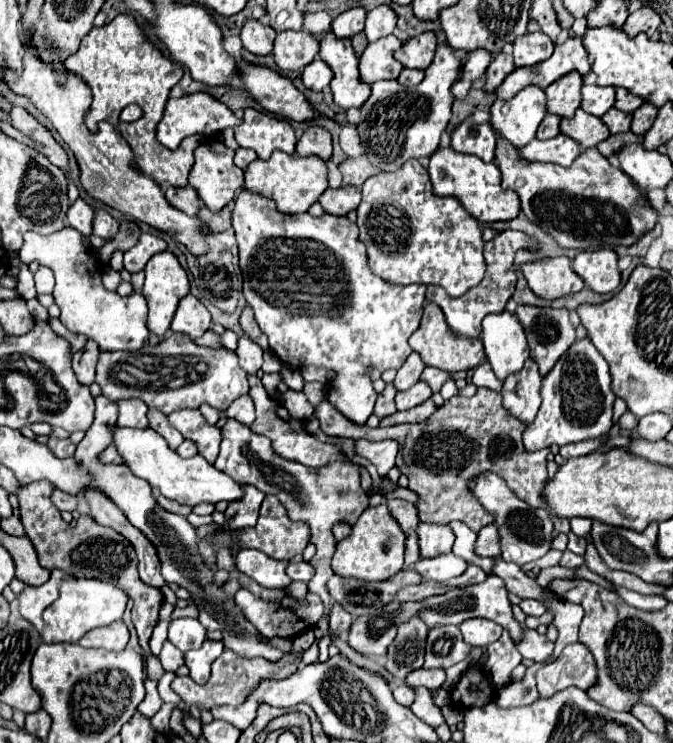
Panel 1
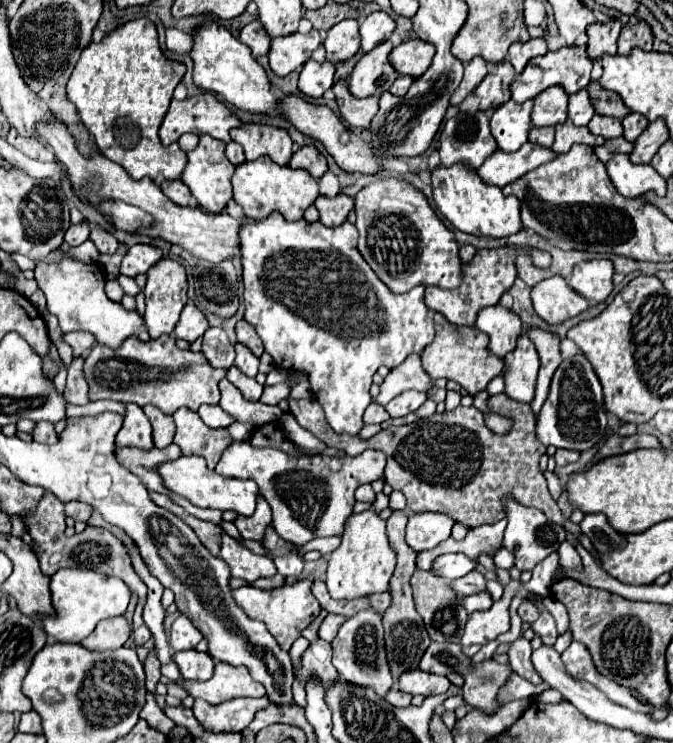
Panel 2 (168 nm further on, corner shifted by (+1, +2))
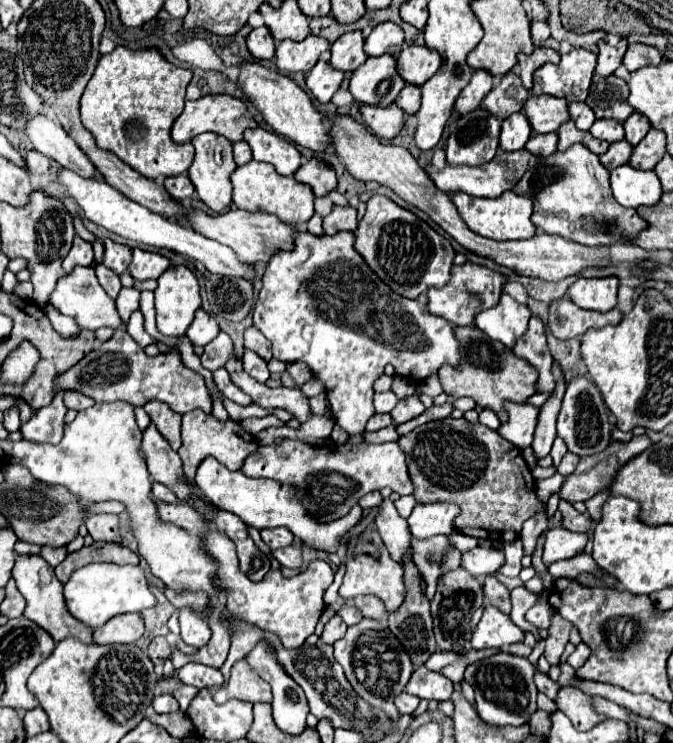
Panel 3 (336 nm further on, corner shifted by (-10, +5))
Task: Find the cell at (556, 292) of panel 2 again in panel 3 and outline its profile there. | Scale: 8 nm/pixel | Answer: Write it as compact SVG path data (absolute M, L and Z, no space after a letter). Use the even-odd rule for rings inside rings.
M561 298L551 304L549 310L549 328L555 338L567 340L585 334L589 328L603 328L607 324L619 324L623 314L615 308L605 314L581 310L571 300Z

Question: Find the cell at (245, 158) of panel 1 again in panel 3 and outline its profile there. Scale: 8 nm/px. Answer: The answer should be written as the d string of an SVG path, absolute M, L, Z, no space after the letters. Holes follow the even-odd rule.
M245 140L235 142L233 144L233 156L235 156L235 164L237 166L243 166L243 164L251 162L251 148L249 148L249 144Z

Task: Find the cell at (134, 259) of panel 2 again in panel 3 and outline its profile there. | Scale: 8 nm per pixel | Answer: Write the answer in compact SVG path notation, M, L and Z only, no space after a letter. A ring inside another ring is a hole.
M133 248L133 260L129 266L129 274L135 280L149 280L149 278L159 278L165 270L169 268L169 260L161 254L145 252L141 248Z

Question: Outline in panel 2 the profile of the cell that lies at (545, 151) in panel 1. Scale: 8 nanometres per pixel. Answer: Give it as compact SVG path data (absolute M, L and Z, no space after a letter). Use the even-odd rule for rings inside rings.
M534 143L522 145L518 151L506 153L506 151L496 151L492 157L488 157L482 167L478 167L478 175L492 185L504 187L512 183L514 179L526 175L528 171L536 169L542 163L552 161L558 157L550 147L540 147Z

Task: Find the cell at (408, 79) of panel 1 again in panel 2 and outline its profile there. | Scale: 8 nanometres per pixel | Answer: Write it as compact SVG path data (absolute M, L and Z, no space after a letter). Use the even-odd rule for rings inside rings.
M400 75L396 81L394 81L394 85L390 87L390 91L394 93L394 95L398 95L398 97L404 97L406 95L406 91L410 89L410 85L412 85L412 77L410 75Z

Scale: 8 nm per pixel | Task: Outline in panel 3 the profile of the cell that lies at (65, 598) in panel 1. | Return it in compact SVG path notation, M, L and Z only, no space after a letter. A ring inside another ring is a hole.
M89 564L71 574L63 588L69 612L83 624L97 628L117 614L141 612L157 604L147 586L147 578L139 566L115 566L115 564Z

